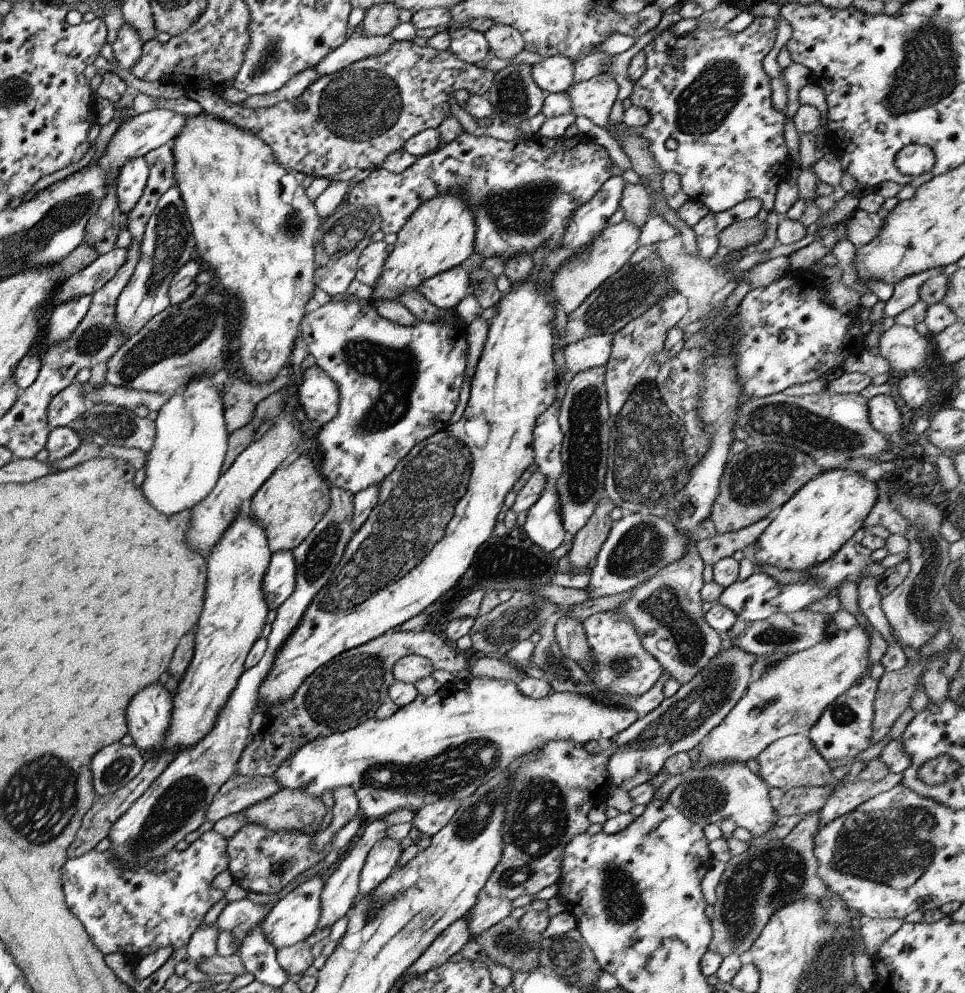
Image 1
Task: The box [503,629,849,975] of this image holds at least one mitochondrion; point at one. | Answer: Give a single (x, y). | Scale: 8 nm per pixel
(770, 875)

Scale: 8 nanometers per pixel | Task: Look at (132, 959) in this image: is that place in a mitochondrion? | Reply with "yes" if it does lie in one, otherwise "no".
no

